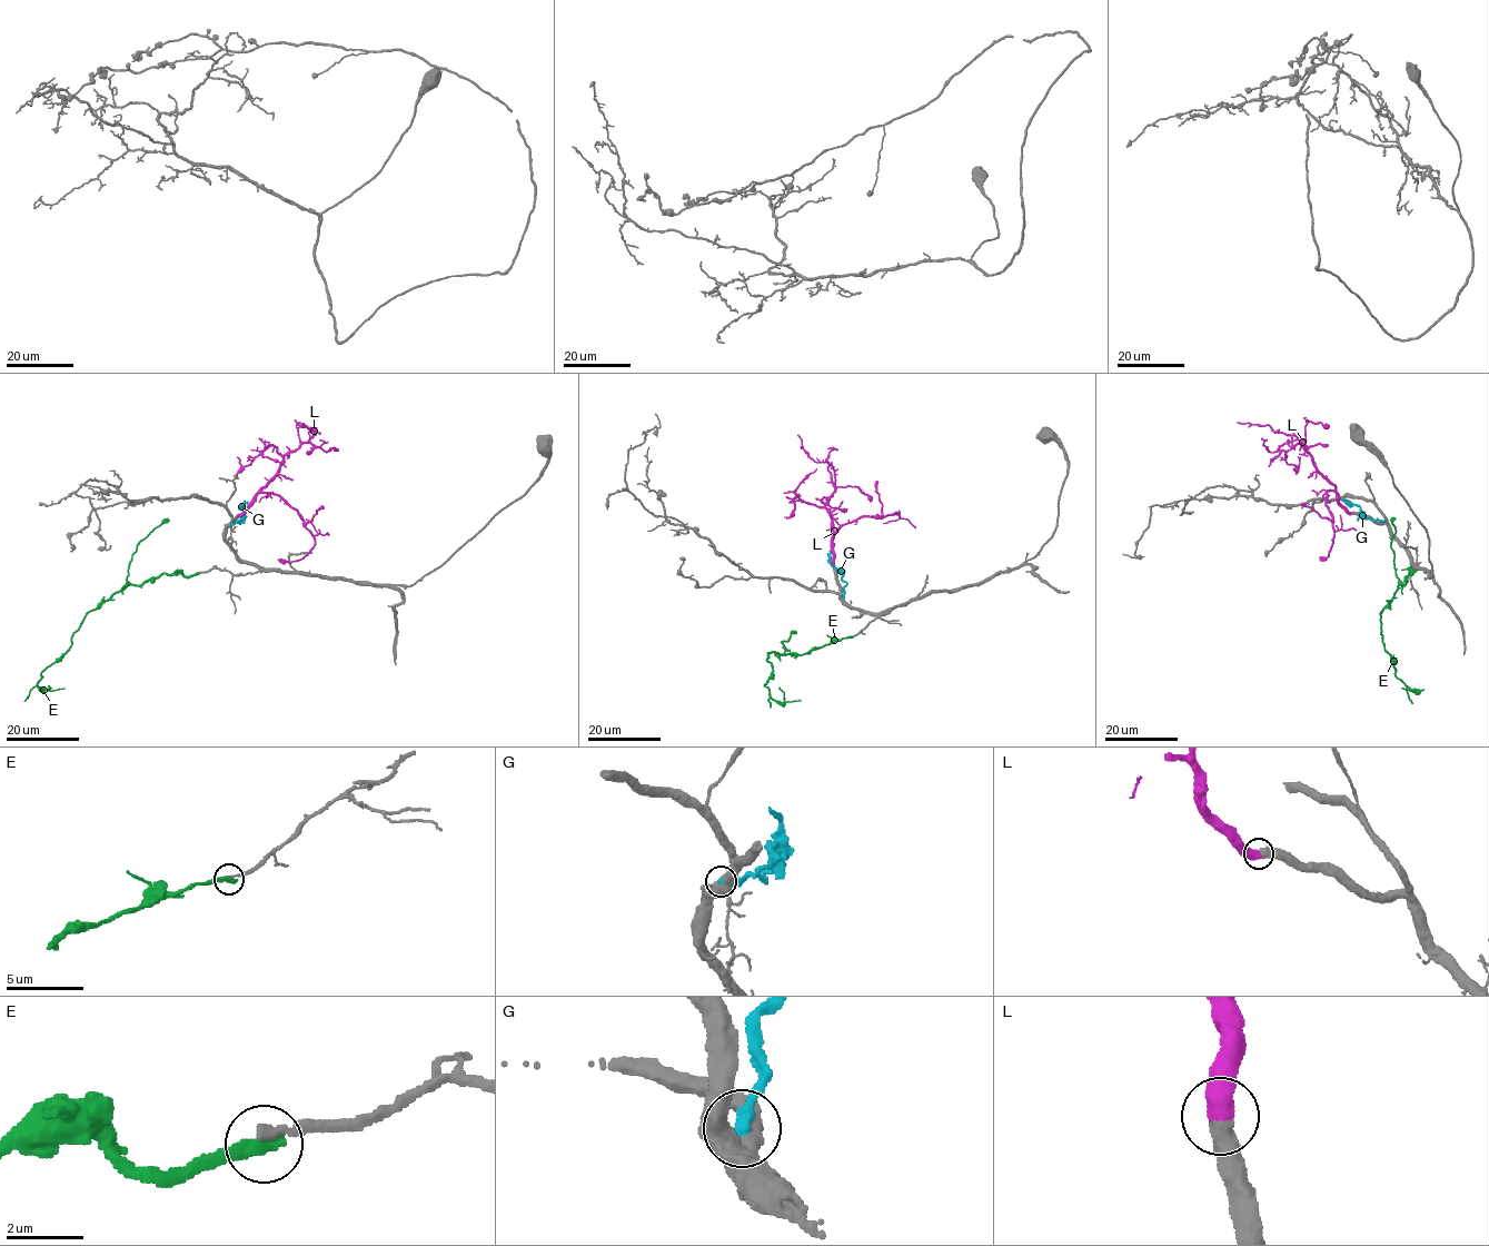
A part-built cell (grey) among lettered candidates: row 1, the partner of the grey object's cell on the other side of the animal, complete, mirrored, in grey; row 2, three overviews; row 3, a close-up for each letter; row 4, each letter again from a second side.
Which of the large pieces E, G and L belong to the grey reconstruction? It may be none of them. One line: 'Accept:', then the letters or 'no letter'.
Accept: L

